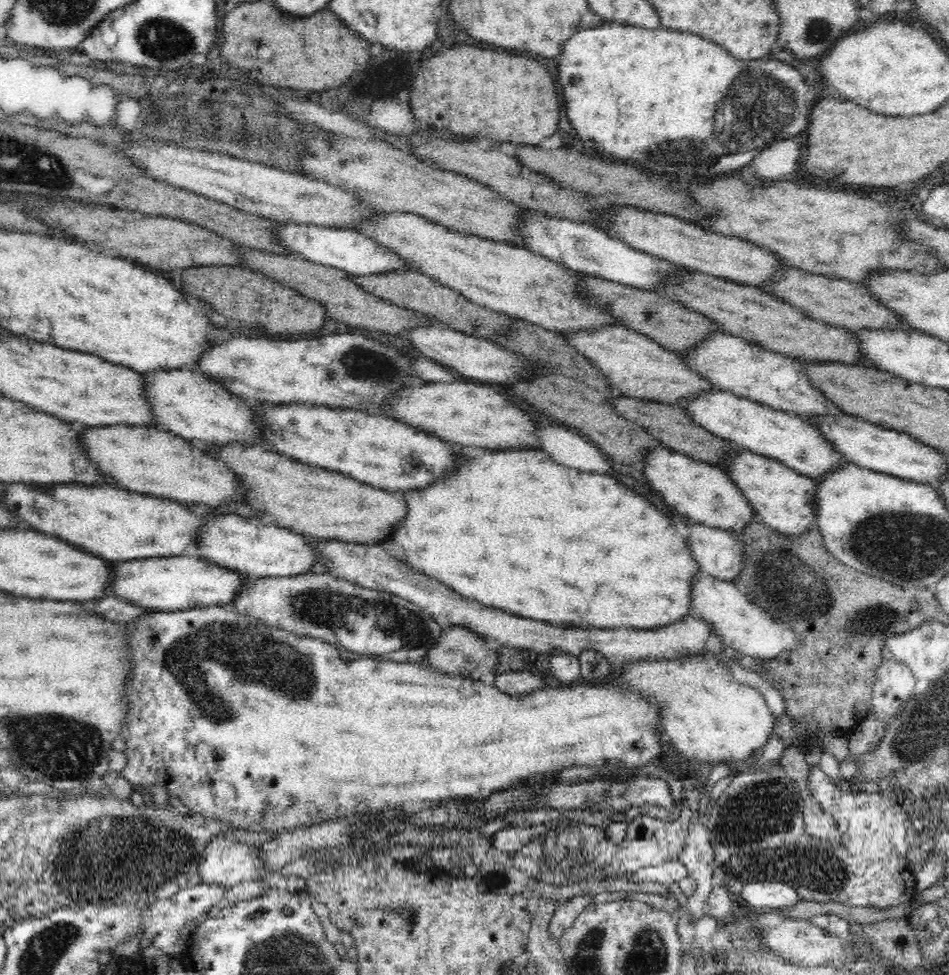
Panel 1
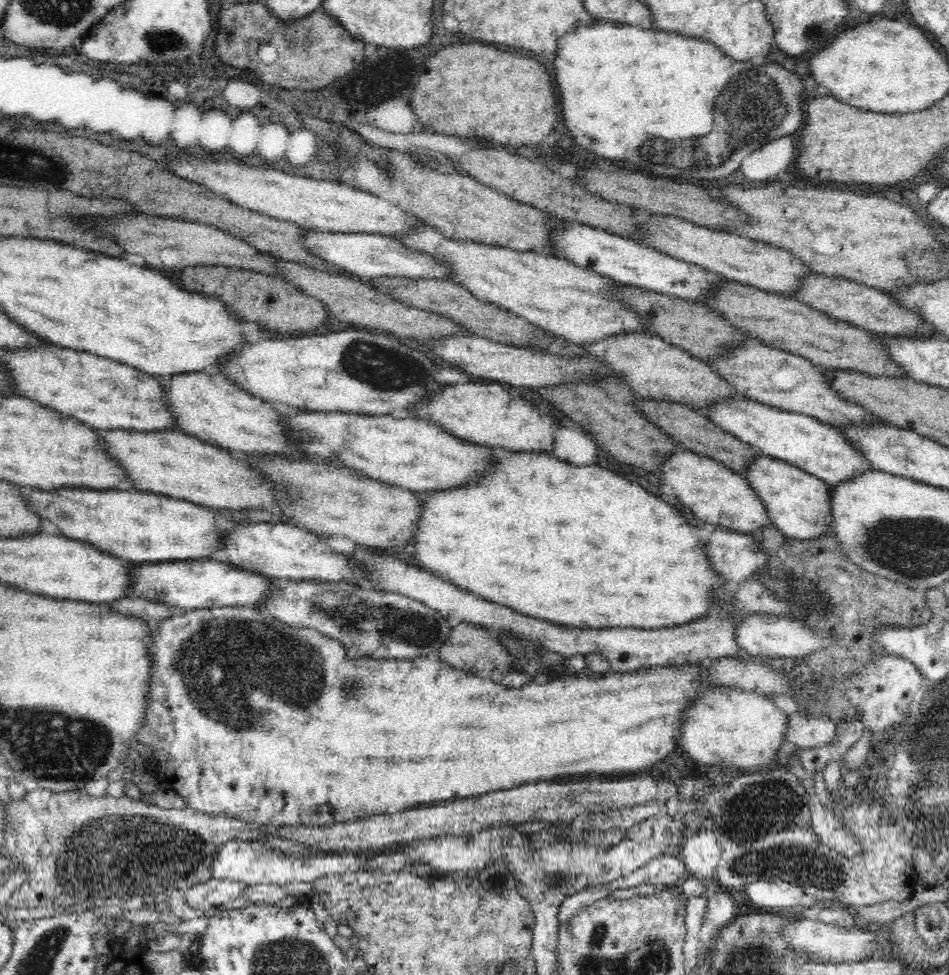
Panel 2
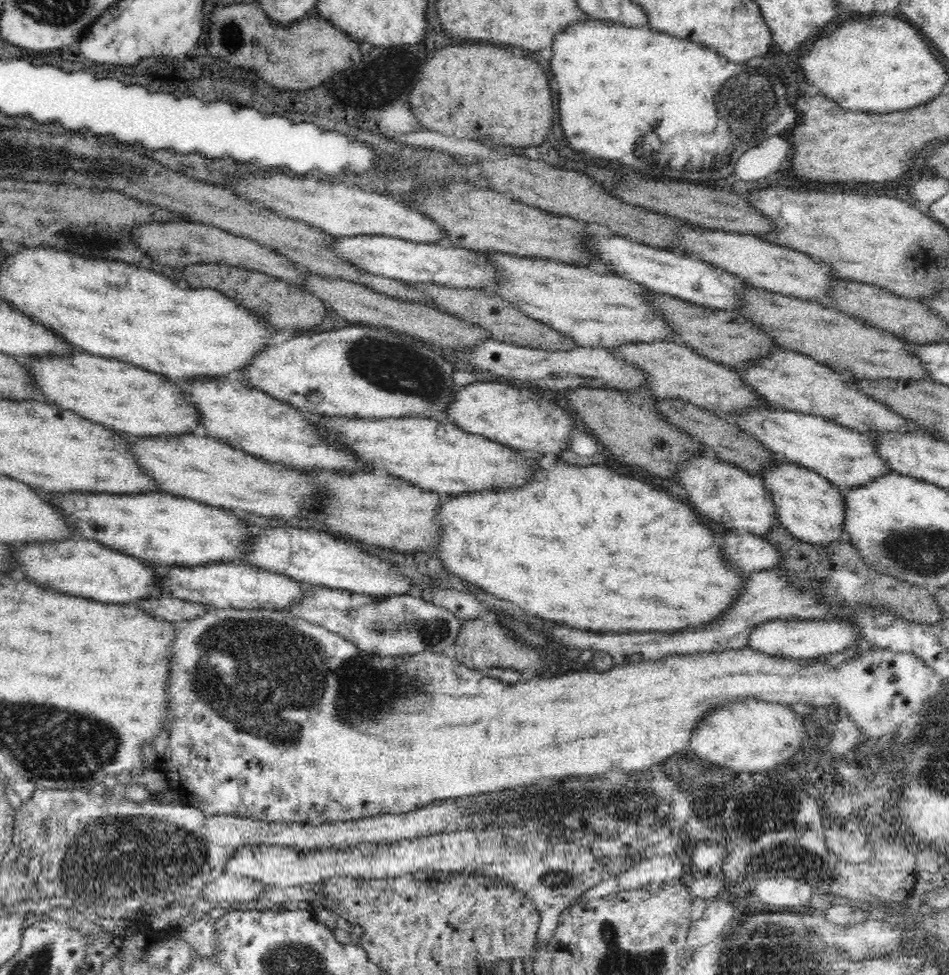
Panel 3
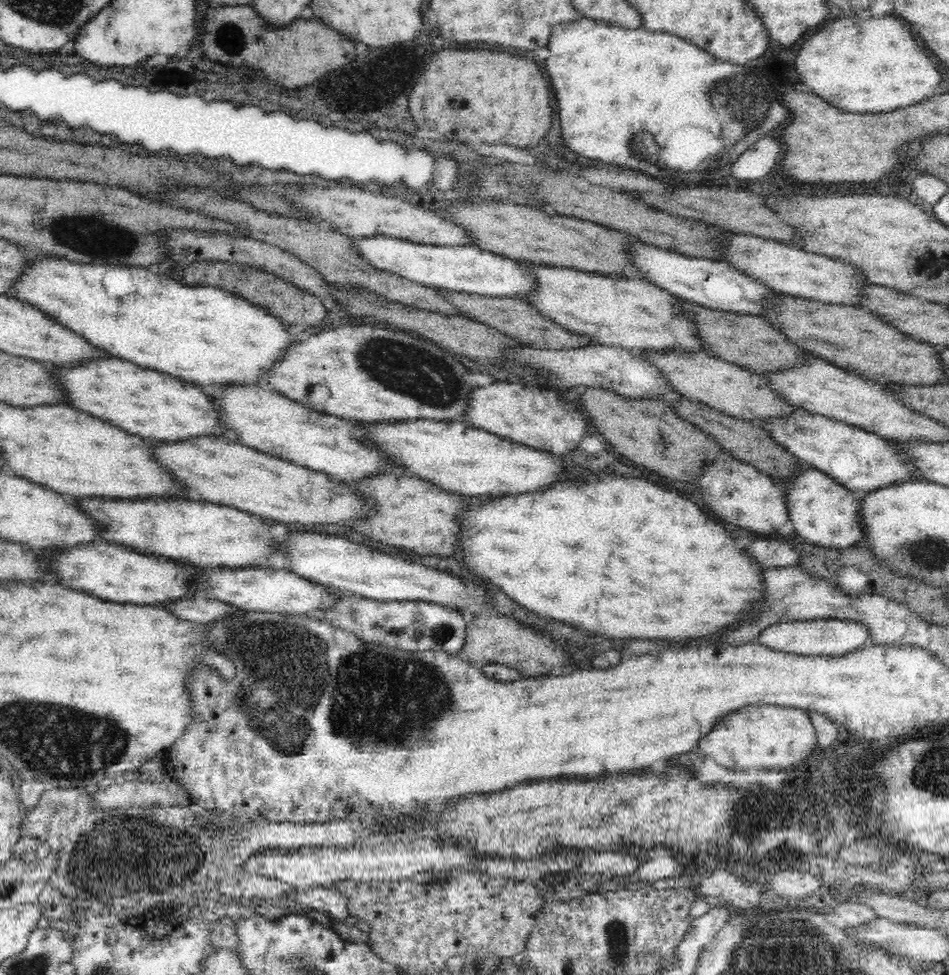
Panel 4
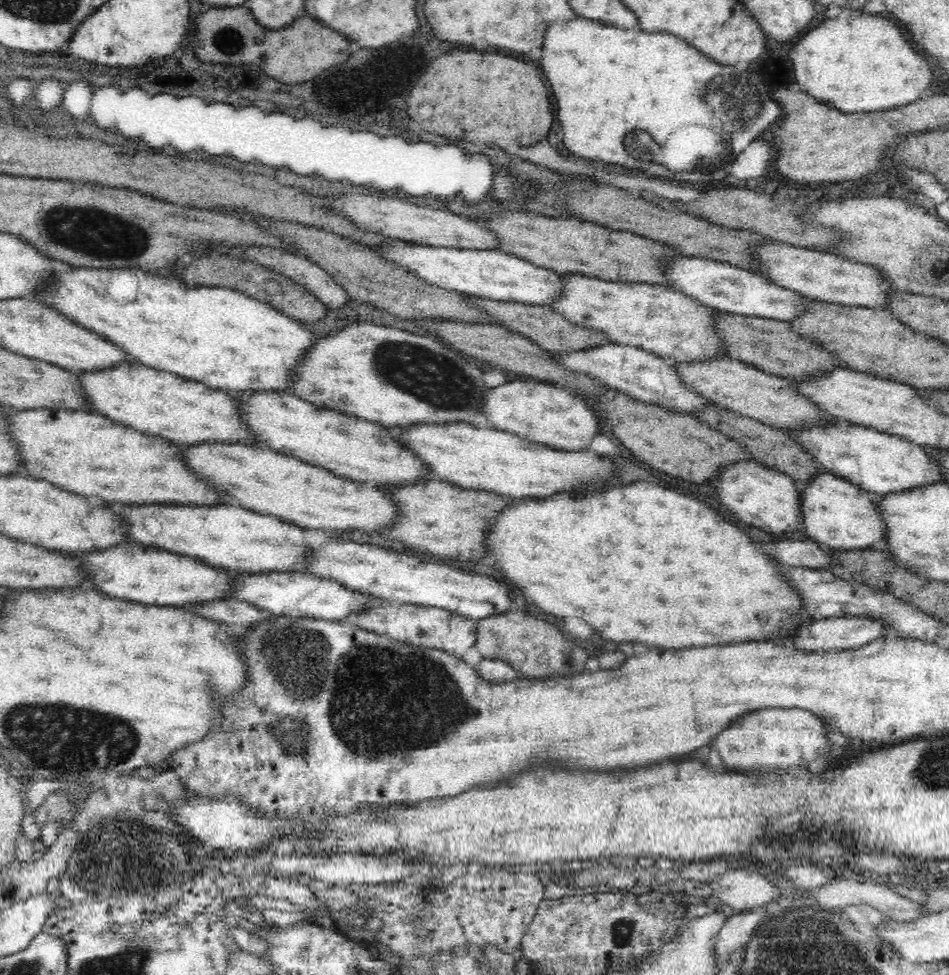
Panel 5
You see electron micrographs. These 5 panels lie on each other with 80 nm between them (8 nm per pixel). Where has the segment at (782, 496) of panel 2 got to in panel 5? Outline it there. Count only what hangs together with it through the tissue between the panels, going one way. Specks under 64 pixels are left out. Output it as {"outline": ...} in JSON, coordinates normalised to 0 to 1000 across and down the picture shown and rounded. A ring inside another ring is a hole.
{"outline":[[[875,484],[864,486],[854,496],[845,498],[847,504],[847,546],[851,552],[876,563],[914,564],[936,559],[936,538],[927,522],[929,509],[908,502],[894,491]]]}

